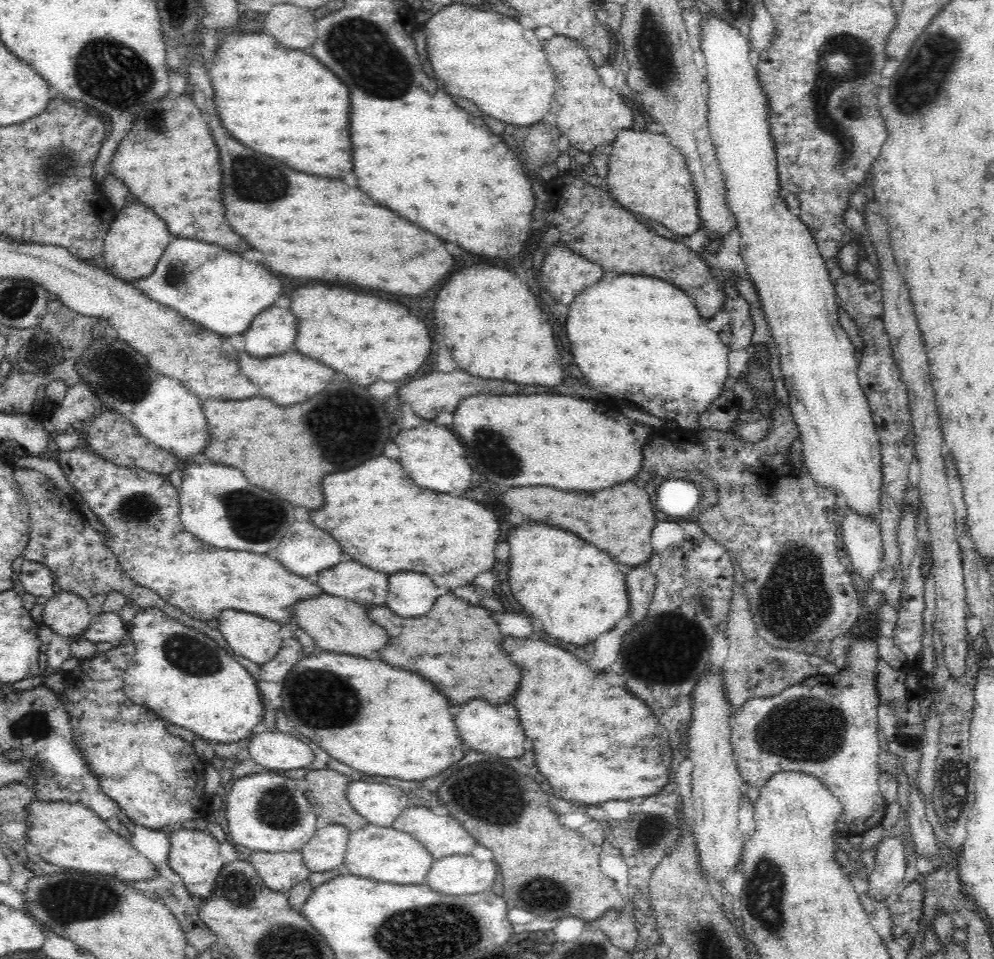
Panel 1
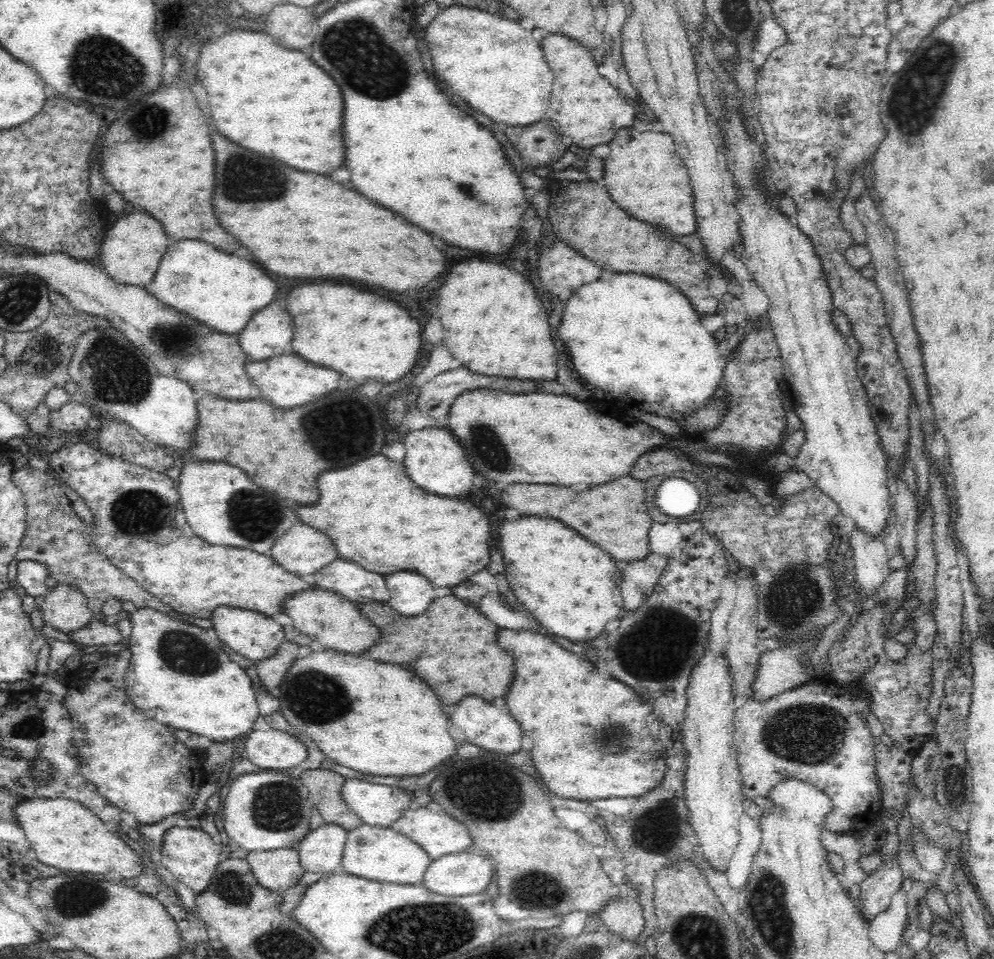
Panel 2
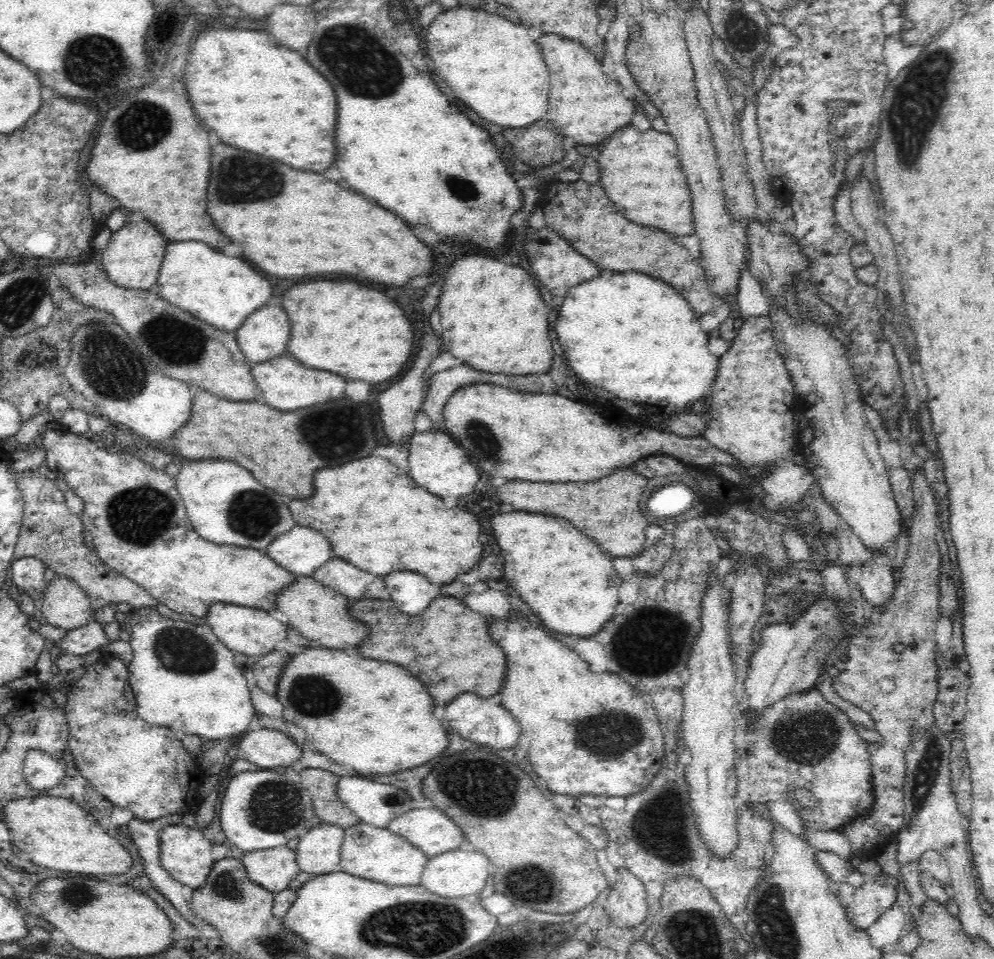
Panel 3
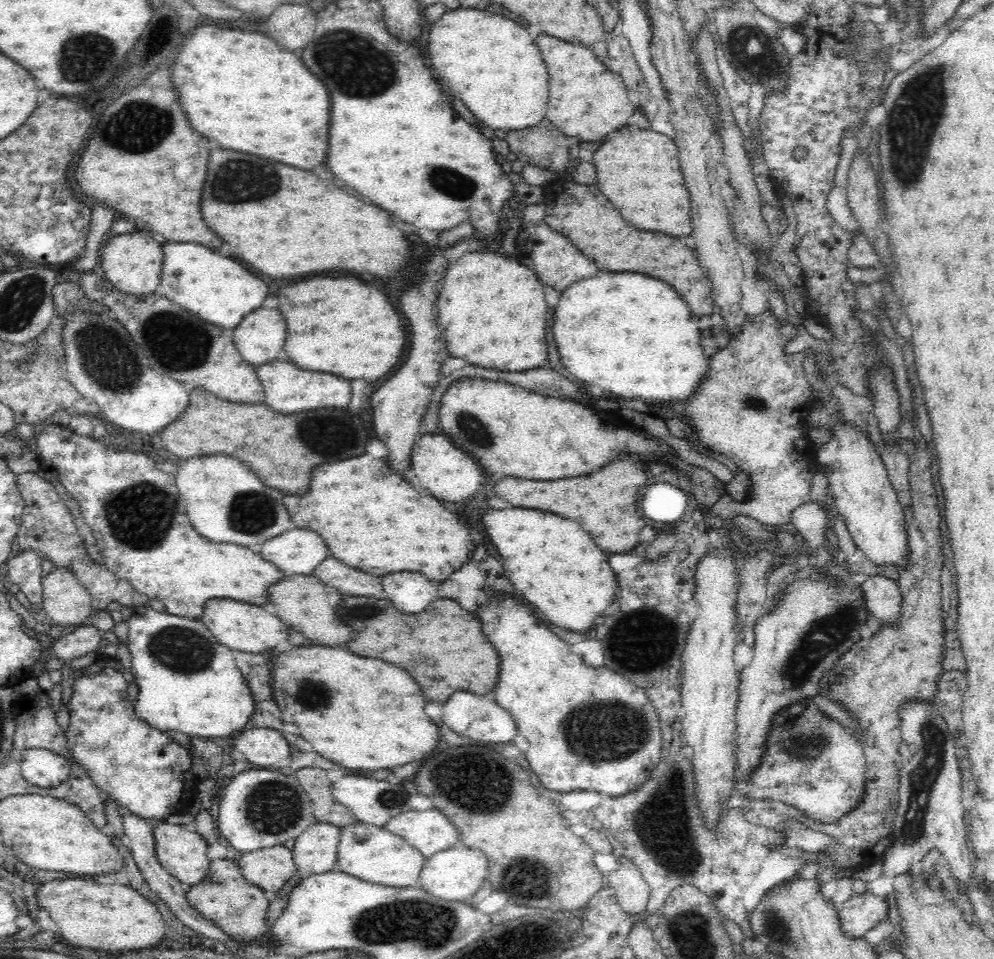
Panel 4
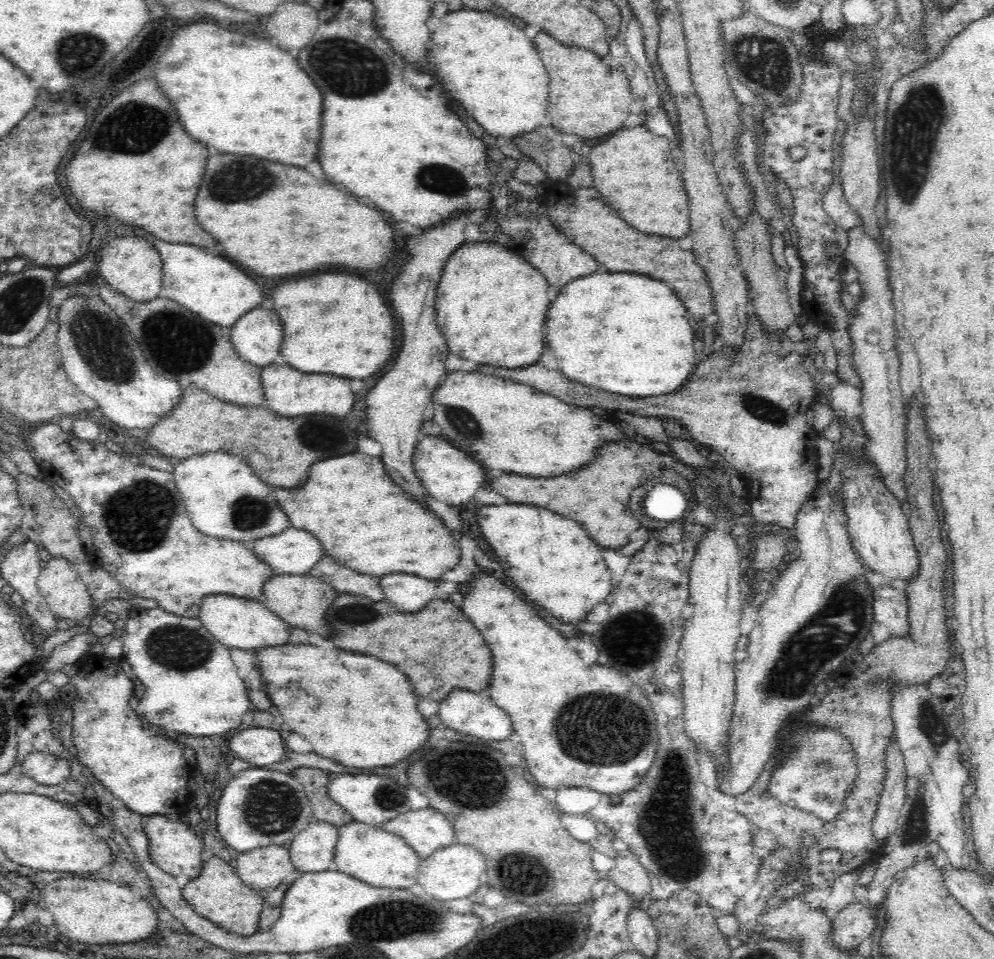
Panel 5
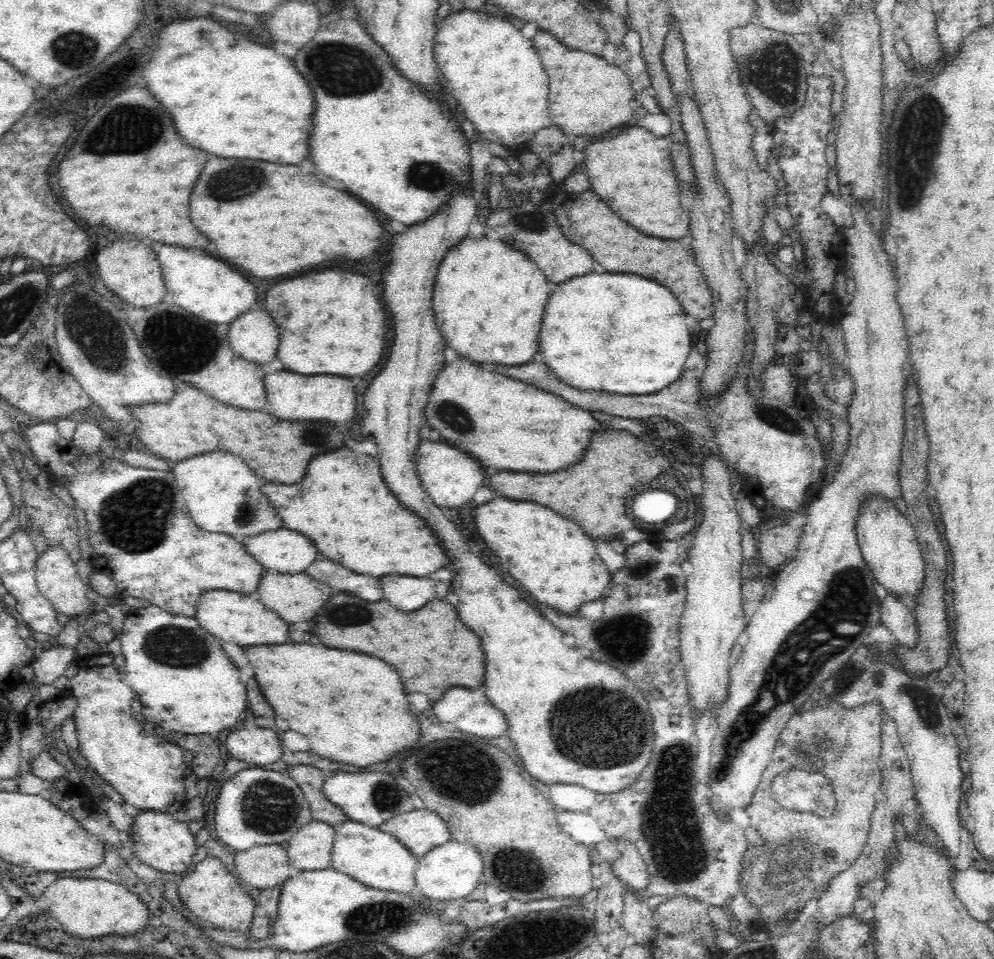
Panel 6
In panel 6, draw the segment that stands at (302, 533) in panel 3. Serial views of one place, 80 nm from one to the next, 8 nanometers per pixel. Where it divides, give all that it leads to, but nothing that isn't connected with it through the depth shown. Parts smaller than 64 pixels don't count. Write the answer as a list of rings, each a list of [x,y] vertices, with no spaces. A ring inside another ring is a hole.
[[[276,528],[242,538],[242,545],[265,570],[280,574],[304,573],[316,560],[316,550],[306,536]]]

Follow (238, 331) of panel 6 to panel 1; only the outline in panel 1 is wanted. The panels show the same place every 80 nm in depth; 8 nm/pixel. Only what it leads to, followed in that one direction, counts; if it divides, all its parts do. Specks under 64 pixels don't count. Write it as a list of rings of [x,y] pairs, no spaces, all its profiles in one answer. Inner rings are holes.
[[[272,305],[260,312],[242,335],[250,356],[261,359],[278,356],[293,349],[296,318],[290,310]]]

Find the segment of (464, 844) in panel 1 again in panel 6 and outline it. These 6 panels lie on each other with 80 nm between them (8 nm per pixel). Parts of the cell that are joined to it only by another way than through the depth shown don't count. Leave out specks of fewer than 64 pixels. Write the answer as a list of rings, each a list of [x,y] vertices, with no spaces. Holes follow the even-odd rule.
[[[426,808],[398,813],[377,828],[398,839],[417,859],[422,858],[431,848],[451,839],[442,817]]]

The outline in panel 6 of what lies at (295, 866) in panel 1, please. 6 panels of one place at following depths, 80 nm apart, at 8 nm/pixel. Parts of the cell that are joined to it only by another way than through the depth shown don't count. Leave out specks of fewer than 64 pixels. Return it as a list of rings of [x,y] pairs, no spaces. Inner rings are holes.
[[[276,843],[236,851],[233,859],[244,884],[259,890],[281,885],[292,875],[287,852]]]

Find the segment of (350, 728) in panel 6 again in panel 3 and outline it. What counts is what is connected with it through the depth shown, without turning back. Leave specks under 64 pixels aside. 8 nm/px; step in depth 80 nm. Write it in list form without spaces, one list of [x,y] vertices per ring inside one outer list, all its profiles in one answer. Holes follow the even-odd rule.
[[[310,645],[286,662],[277,688],[275,694],[284,706],[284,718],[300,718],[284,722],[300,726],[311,747],[340,766],[352,766],[356,772],[392,774],[408,770],[449,748],[442,722],[430,712],[430,694],[422,682],[396,664]]]

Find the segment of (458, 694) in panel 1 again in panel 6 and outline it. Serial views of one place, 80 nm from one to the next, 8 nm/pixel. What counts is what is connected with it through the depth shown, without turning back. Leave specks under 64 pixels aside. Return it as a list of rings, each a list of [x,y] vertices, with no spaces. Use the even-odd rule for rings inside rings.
[[[335,591],[328,598],[328,602],[322,604],[322,608],[318,608],[314,621],[310,622],[308,636],[312,635],[318,636],[320,642],[326,646],[350,648],[354,652],[386,660],[386,664],[390,664],[400,674],[406,692],[424,692],[430,700],[440,700],[444,696],[444,690],[452,686],[478,688],[482,684],[484,656],[480,640],[466,626],[462,626],[454,606],[440,600],[430,600],[416,612],[398,612],[388,602],[370,604],[355,594]]]

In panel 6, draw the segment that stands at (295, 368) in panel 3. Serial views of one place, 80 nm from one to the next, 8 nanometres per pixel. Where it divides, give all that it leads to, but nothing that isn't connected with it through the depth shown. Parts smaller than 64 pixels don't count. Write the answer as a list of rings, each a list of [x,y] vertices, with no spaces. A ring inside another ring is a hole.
[[[274,371],[265,376],[268,406],[272,414],[282,420],[320,420],[330,422],[336,428],[346,426],[354,420],[356,390],[348,378],[340,376],[298,376],[294,372]]]

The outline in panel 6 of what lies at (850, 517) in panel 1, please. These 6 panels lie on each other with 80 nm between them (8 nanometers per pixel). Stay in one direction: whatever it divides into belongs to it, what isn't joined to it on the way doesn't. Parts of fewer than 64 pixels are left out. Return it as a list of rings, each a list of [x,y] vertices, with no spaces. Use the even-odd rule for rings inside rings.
[[[889,595],[880,602],[881,623],[888,627],[896,643],[908,649],[918,644],[918,626],[910,609],[894,595]]]

